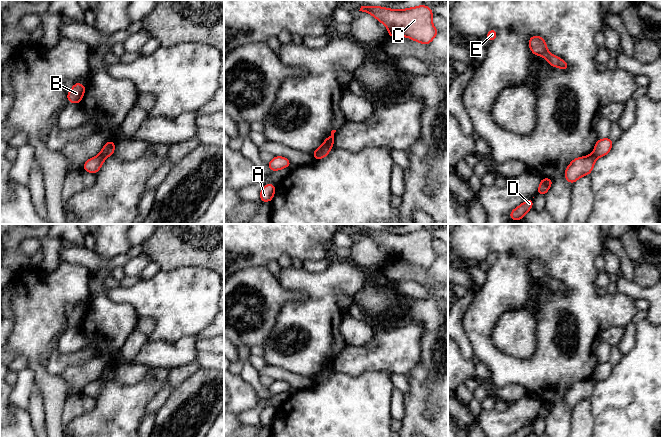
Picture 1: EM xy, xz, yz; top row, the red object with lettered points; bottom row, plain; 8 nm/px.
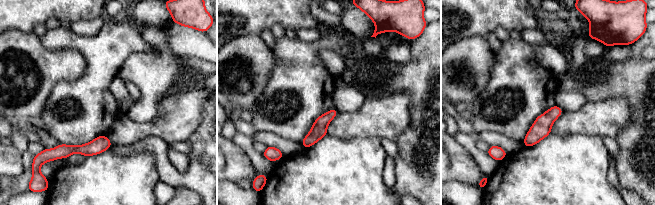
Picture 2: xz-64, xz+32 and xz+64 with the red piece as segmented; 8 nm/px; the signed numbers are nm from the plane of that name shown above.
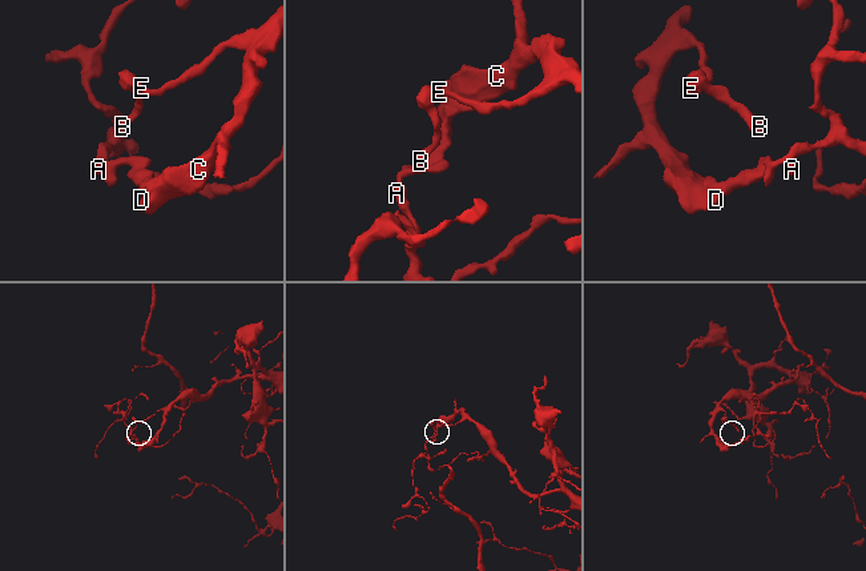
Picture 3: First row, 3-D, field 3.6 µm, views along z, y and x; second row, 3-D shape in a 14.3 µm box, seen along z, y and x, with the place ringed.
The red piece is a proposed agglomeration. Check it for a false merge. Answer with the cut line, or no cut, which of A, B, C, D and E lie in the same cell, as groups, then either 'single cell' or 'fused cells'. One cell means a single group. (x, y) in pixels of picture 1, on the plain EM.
cut in xz along (331, 370), (314, 380); A / B C D E; fused cells

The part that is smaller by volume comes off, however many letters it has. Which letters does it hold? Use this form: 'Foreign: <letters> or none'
Foreign: A

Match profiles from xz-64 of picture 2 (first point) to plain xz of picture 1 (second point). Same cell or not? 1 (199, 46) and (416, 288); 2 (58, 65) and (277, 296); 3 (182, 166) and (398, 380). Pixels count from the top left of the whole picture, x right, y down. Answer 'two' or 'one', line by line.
1: two
2: one
3: one

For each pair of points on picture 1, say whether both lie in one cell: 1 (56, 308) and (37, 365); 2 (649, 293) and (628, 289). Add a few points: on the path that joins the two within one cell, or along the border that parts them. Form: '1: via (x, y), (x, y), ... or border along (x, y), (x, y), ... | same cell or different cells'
1: via (42, 322), (37, 327), (37, 351) | same cell
2: via (644, 292), (633, 290) | same cell

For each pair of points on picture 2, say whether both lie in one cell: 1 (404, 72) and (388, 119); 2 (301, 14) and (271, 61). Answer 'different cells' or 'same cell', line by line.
1: different cells
2: different cells

